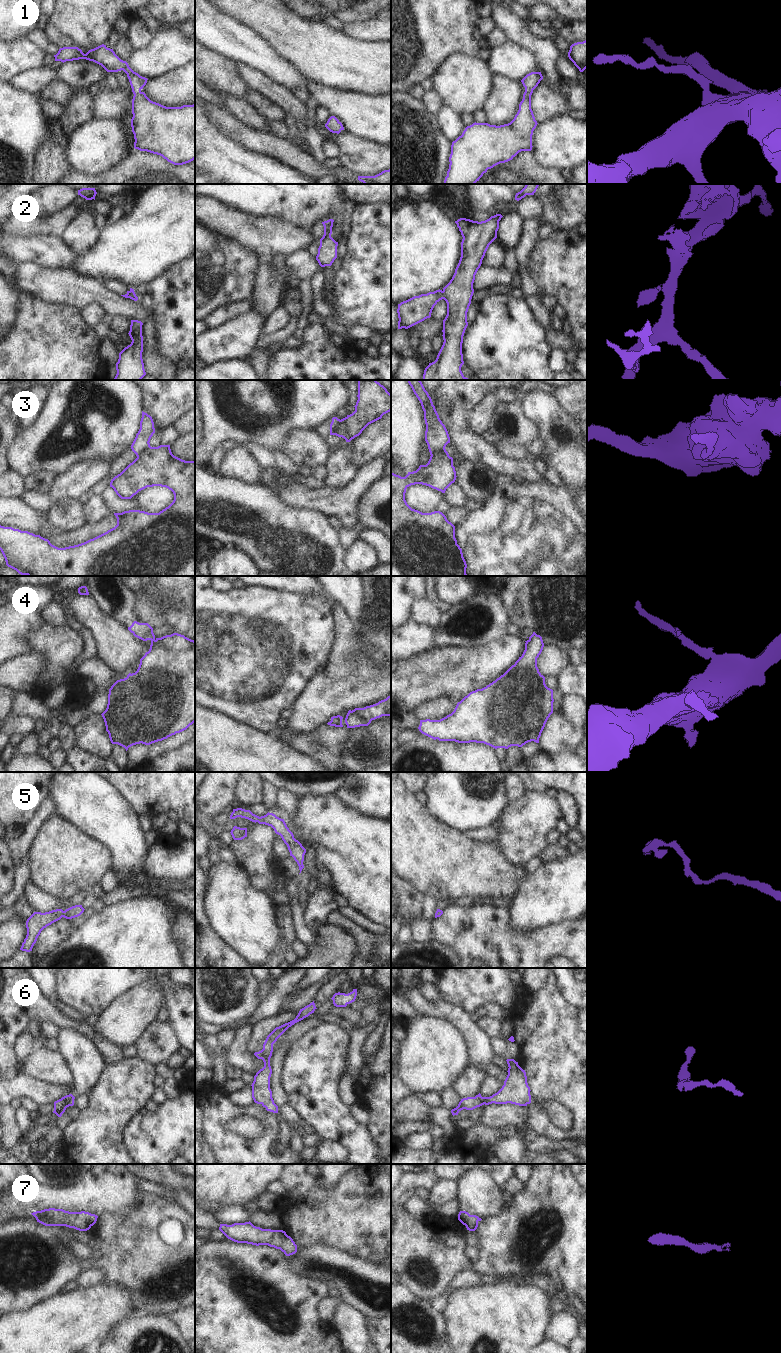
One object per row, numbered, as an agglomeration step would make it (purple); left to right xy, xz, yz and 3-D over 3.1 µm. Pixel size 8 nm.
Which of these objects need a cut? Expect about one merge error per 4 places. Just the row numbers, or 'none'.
2, 3, 4

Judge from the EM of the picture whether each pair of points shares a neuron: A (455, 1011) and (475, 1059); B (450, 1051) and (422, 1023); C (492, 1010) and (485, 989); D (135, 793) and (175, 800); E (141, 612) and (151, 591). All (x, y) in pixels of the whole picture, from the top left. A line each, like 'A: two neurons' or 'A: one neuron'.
A: one neuron
B: one neuron
C: two neurons
D: one neuron
E: one neuron

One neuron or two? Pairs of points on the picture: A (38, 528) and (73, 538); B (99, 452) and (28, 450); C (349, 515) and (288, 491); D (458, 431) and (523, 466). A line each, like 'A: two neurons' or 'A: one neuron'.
A: two neurons
B: one neuron
C: one neuron
D: one neuron

